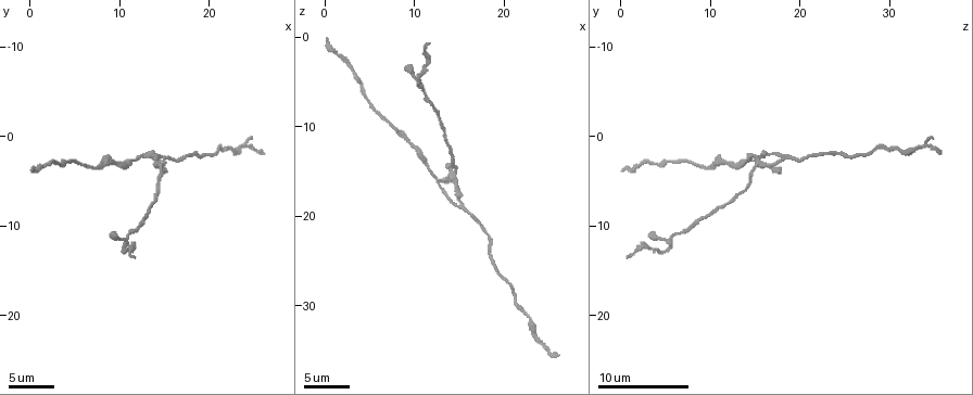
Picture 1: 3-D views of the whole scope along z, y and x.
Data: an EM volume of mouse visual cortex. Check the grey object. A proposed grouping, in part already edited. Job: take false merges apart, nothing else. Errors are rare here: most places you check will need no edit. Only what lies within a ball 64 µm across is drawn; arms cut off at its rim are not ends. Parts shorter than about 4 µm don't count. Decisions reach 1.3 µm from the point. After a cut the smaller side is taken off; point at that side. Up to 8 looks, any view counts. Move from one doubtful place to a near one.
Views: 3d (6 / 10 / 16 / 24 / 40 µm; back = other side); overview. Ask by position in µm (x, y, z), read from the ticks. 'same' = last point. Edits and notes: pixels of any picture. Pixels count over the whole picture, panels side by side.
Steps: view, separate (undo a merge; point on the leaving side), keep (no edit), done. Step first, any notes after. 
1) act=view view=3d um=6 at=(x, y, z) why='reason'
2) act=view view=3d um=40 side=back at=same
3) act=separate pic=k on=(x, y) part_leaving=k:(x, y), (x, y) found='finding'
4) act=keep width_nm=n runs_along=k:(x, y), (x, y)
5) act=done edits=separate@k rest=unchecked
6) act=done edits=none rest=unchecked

act=view view=3d um=10 at=(14.6, 2.2, 19.0) why='two arms in line, one across'

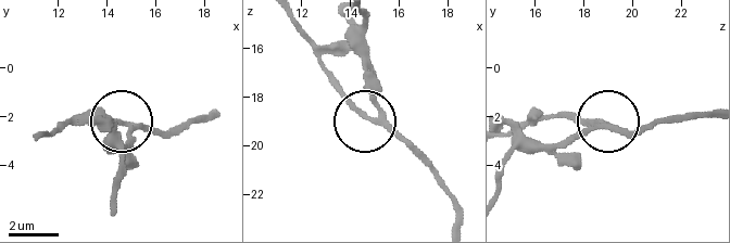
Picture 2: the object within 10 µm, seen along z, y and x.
act=keep arms=3 found='one neuron here'

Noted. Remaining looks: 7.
act=view view=3d um=16 at=(12.4, 9.4, 8.2) why='thick turns thin'

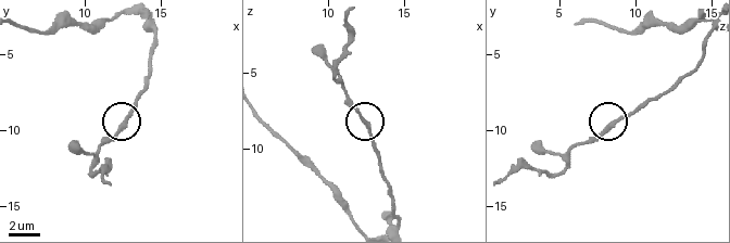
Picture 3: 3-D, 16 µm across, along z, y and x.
act=keep width_nm=240 found='all the same neuron'

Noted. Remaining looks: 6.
act=view view=3d um=16 at=(8.0, 3.0, 10.4)

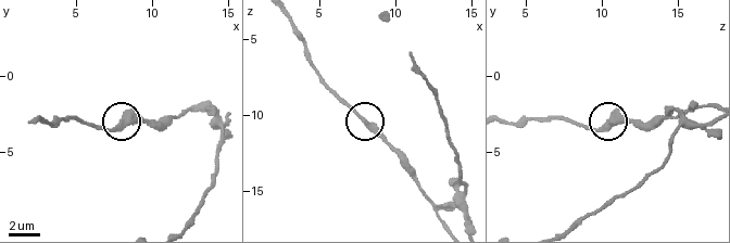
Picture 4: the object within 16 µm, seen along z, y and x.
act=keep width_nm=370 runs_along=4:(443, 221), (412, 167), (340, 99) found='continuous, no second neuron'

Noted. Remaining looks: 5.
act=view view=3d um=10 at=(14.8, 4.0, 14.6) why='sudden change in width'

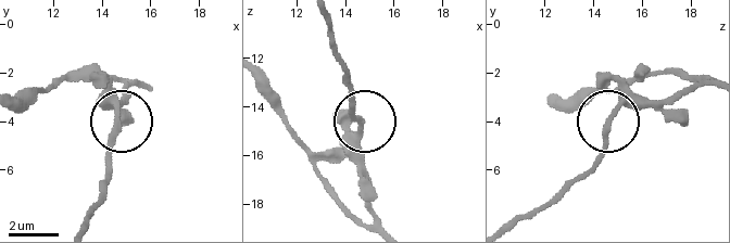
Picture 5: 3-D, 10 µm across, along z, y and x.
act=keep found='one neuron here'

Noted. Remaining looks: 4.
act=done edits=none rest=unchecked

